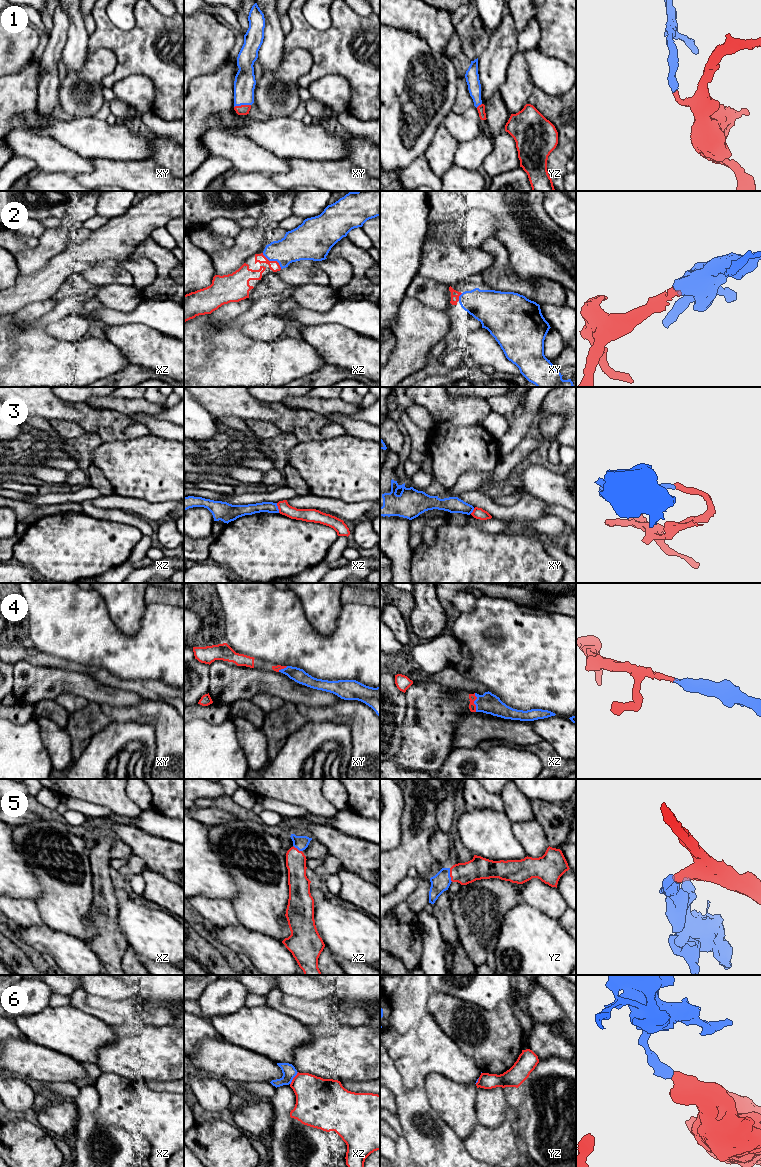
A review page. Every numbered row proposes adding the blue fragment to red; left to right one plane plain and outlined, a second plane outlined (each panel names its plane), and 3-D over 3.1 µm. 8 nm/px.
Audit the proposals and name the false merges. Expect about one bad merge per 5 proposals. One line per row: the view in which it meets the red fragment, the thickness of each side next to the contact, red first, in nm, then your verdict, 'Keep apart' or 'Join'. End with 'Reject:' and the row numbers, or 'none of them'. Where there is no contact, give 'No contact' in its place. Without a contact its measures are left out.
1: Touches red in xy. Thickness 80 nm (red) against 170 nm. Join
2: Touches red in xz. Thickness 80 nm (red) against 260 nm. Join
3: Touches red in xz. Thickness 110 nm (red) against 90 nm. Join
4: Touches red in xz. Thickness 60 nm (red) against 170 nm. Join
5: Touches red in yz. Thickness 180 nm (red) against 150 nm. Join
6: Touches red in xz. Thickness 340 nm (red) against 110 nm. Keep apart
Reject: 6

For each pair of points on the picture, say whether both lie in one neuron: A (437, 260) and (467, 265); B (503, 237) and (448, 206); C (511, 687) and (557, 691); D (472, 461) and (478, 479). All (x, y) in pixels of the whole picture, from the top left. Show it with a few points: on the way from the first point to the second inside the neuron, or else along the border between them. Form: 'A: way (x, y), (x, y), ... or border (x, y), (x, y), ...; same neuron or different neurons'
A: way (444, 260), (451, 263), (460, 263); same neuron
B: way (504, 218), (488, 202), (467, 202); same neuron
C: way (522, 687), (546, 687); same neuron
D: border (497, 462), (491, 472), (466, 472), (455, 484); different neurons

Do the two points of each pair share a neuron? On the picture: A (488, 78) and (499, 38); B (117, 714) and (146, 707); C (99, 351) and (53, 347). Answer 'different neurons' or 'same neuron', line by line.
A: same neuron
B: same neuron
C: same neuron

